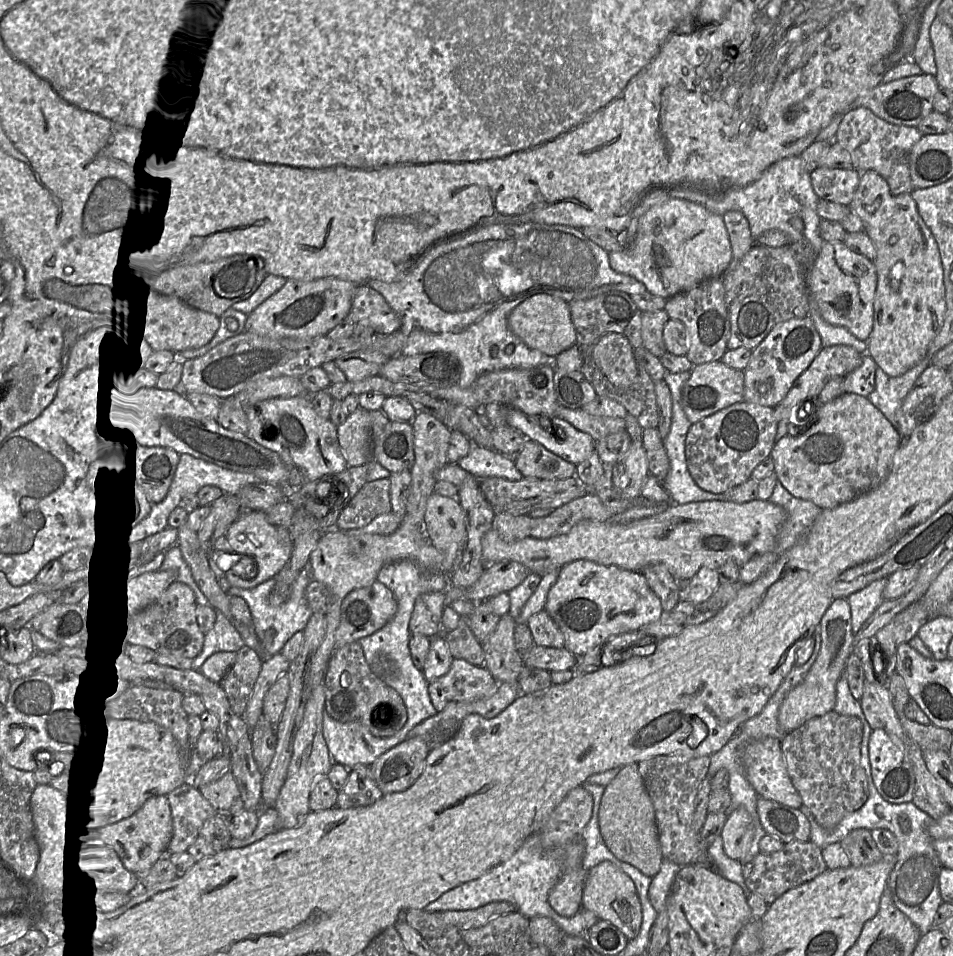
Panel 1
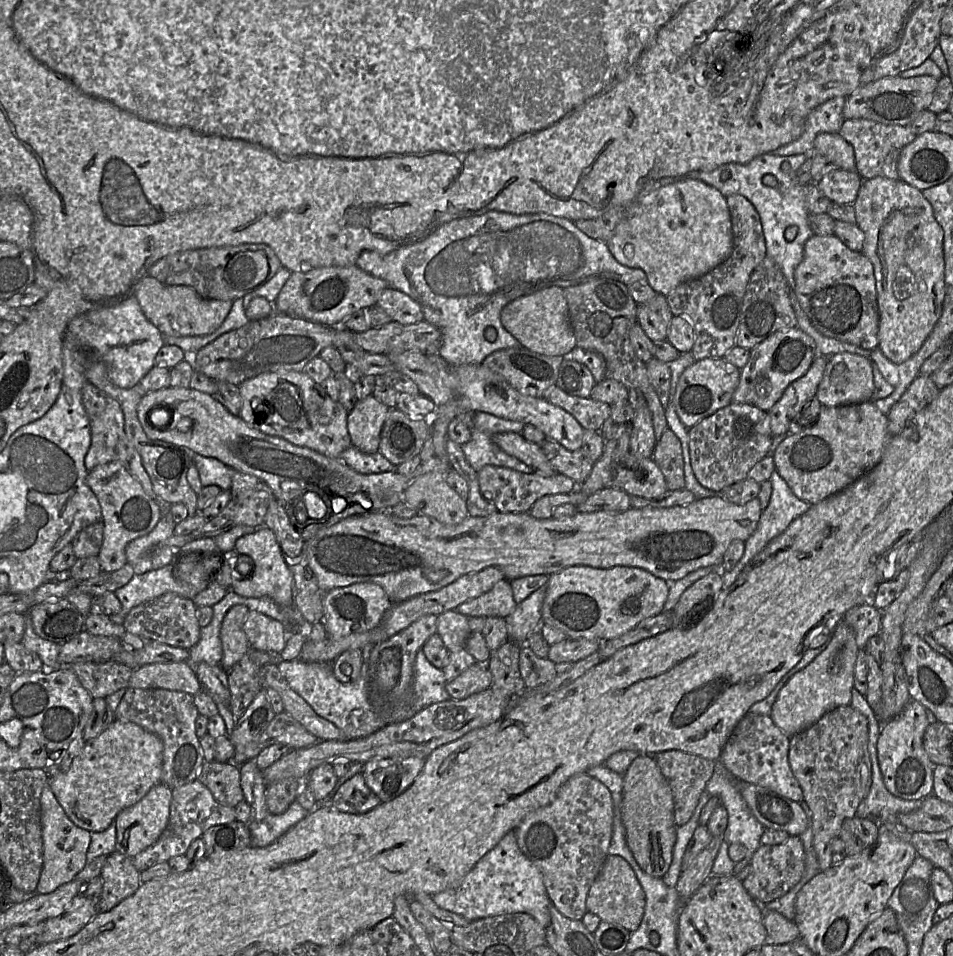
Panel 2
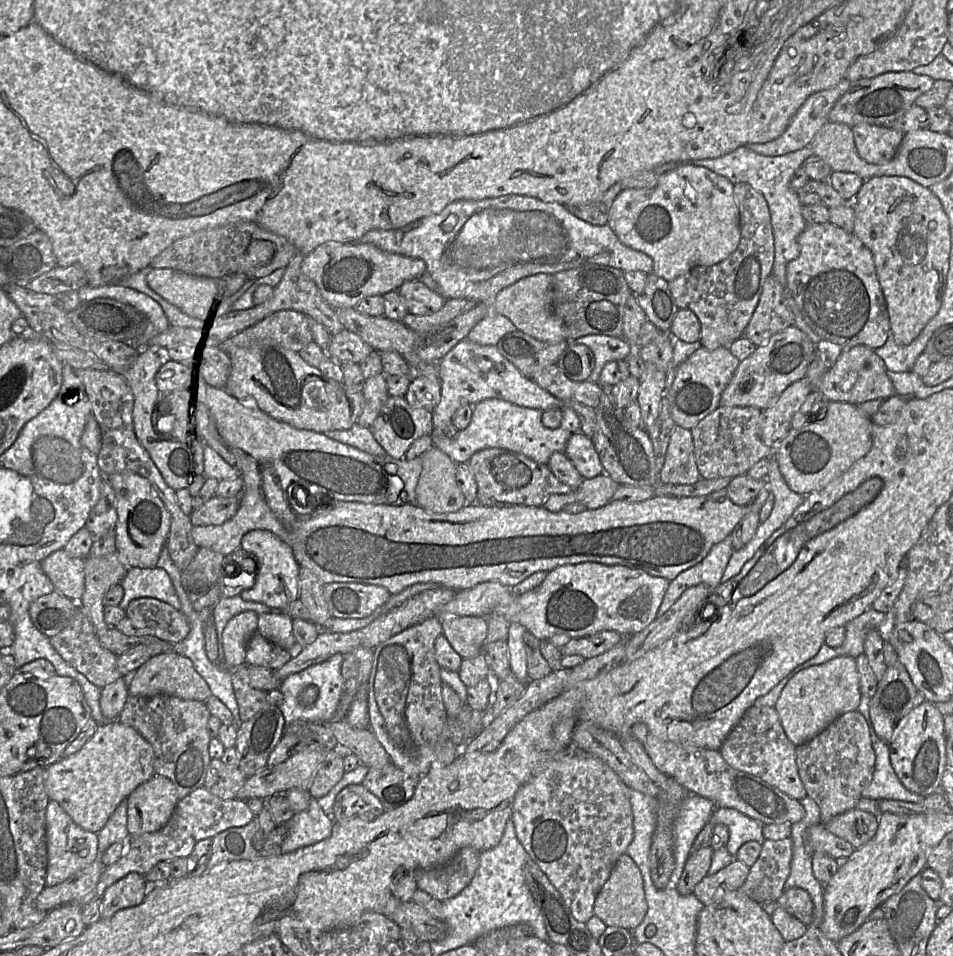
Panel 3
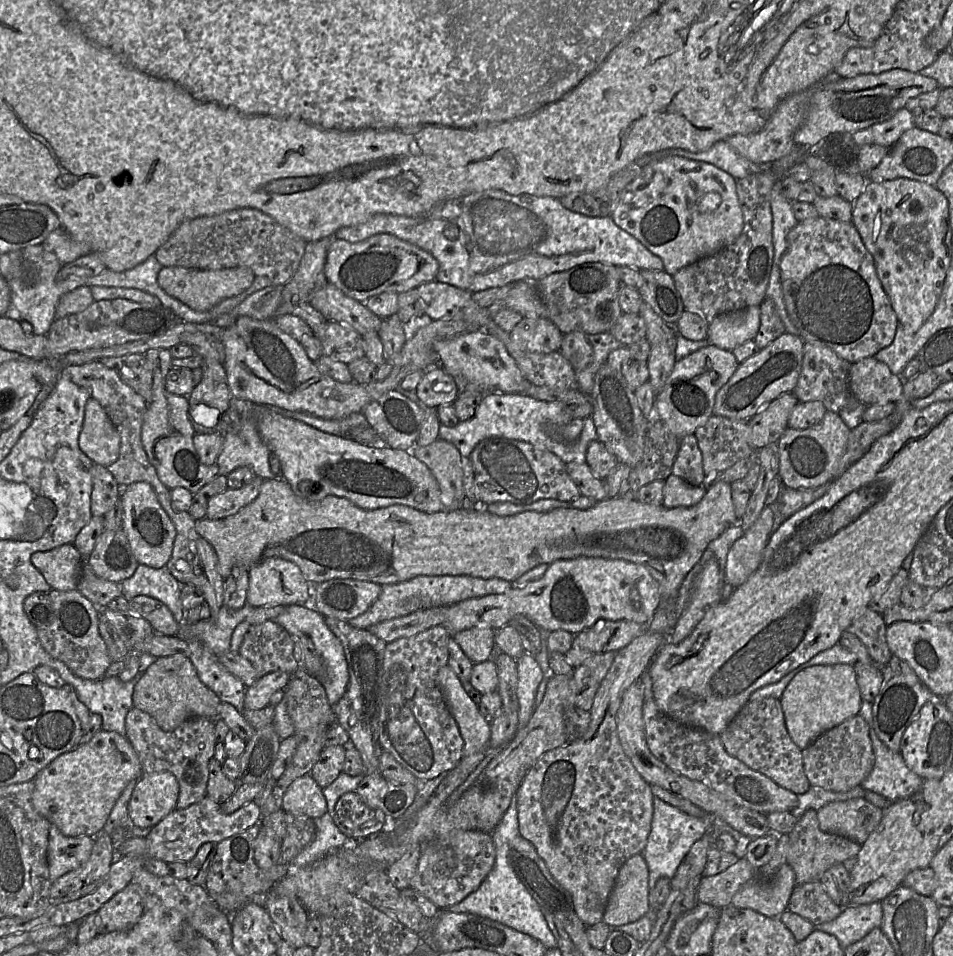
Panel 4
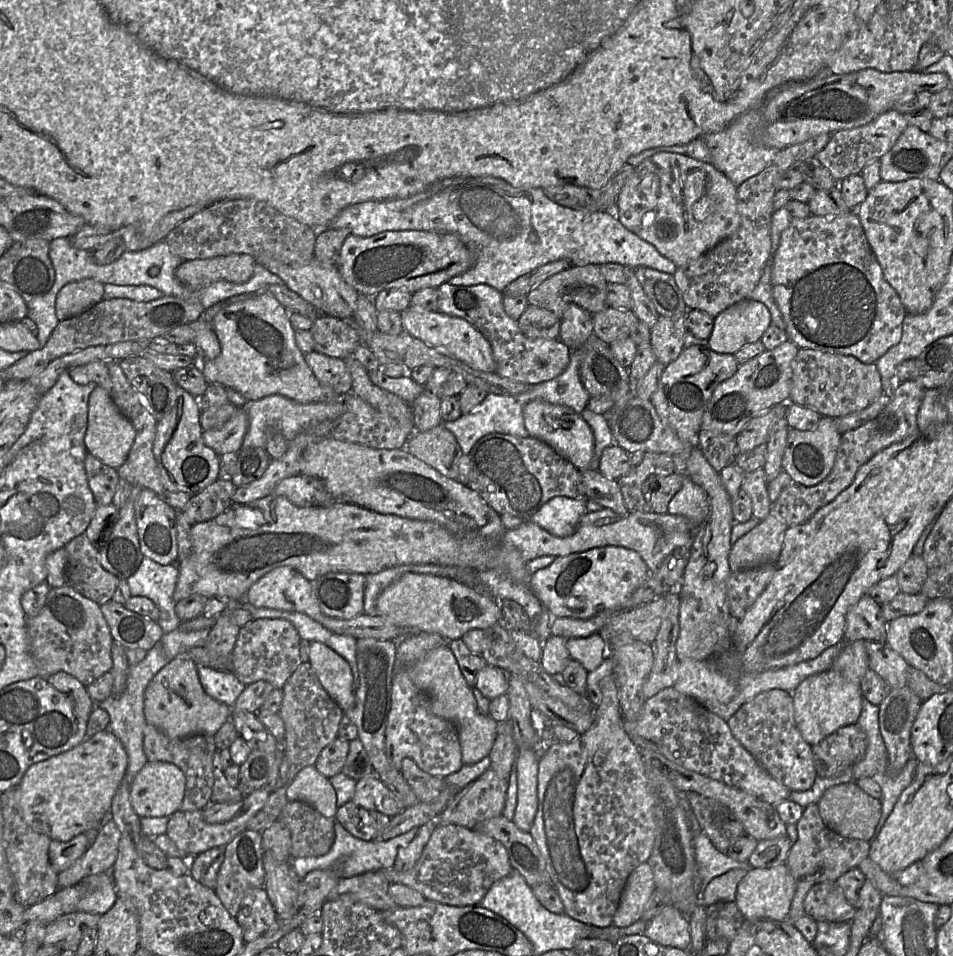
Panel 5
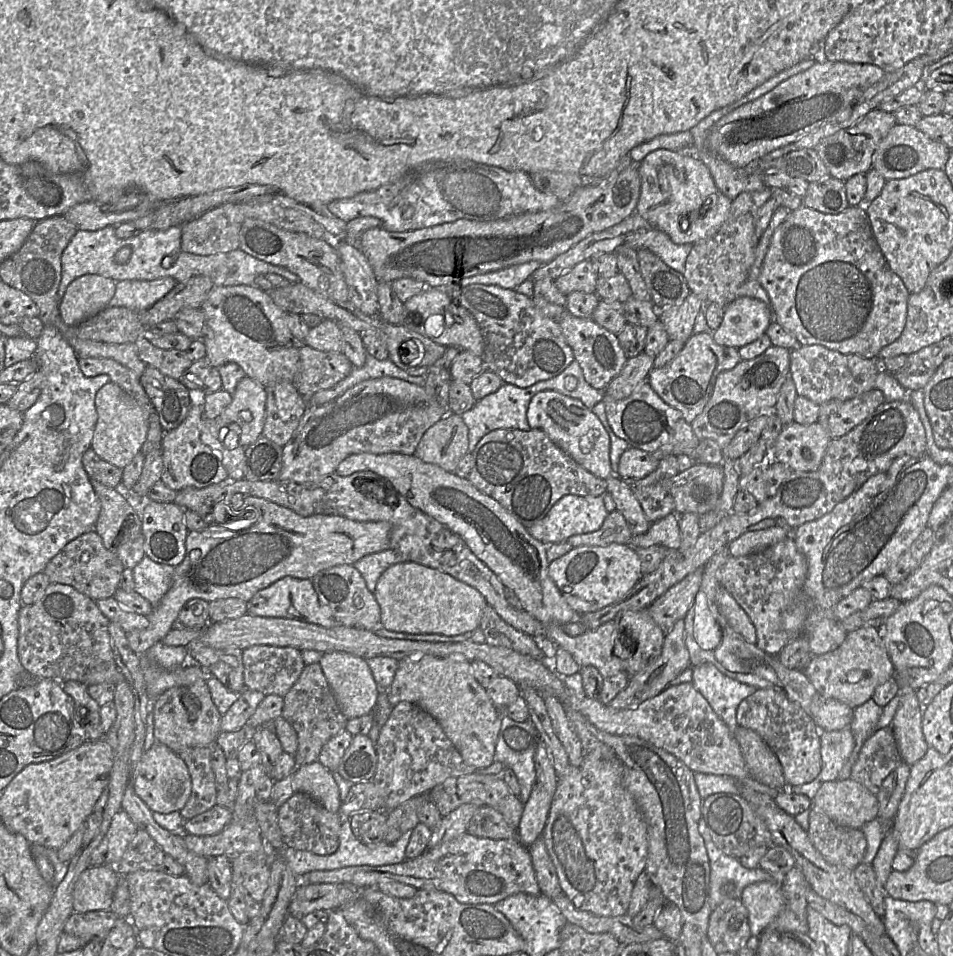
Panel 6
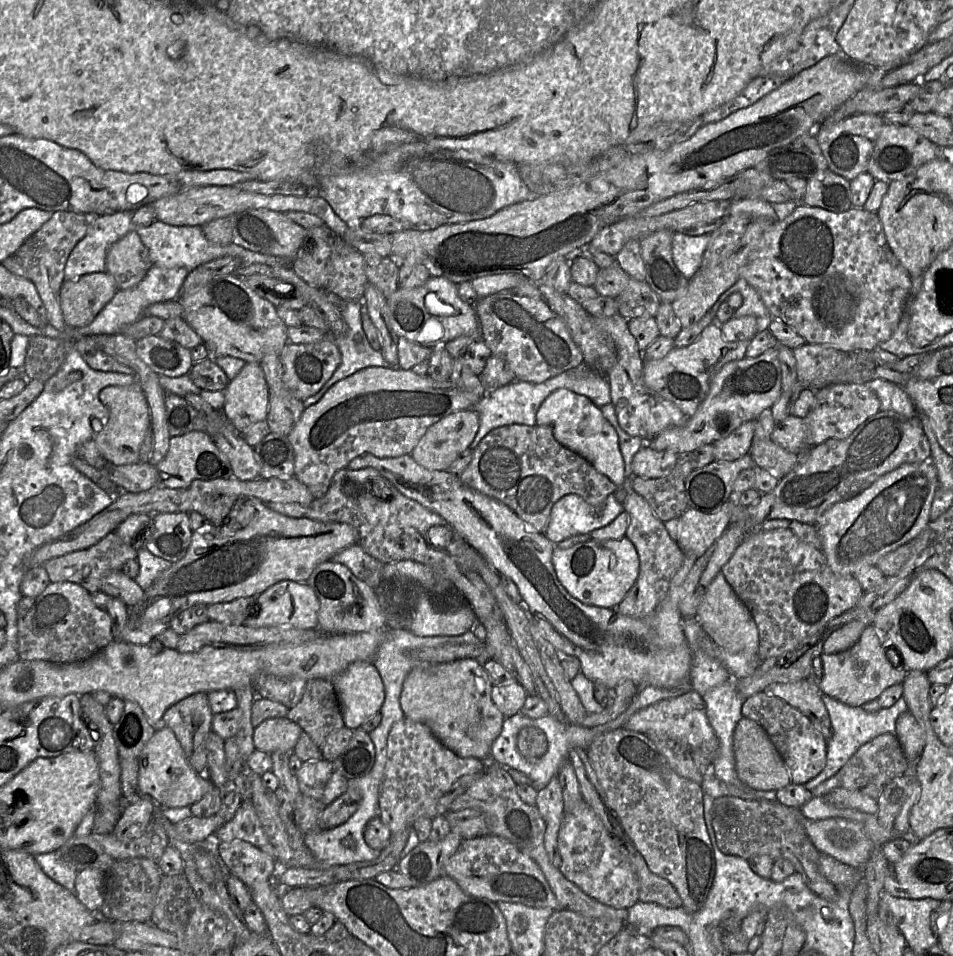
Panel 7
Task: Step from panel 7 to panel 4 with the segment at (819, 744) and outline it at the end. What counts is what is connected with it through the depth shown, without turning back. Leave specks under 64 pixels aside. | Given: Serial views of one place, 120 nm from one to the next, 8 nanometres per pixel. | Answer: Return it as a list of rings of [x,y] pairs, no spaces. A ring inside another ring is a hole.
[[[767,697],[747,702],[720,734],[726,752],[796,795],[810,789],[802,751],[788,734],[780,699]]]

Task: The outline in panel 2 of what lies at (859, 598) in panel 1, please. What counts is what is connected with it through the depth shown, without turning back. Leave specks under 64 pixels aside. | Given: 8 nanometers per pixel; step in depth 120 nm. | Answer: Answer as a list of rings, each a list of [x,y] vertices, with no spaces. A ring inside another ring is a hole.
[[[858,605],[848,610],[842,620],[853,630],[859,650],[864,650],[868,640],[881,631],[882,611],[873,605]]]

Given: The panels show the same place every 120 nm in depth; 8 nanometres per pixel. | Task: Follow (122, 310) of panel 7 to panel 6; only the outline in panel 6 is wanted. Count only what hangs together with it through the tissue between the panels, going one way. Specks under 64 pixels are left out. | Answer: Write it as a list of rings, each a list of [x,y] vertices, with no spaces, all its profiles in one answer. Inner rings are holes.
[[[172,277],[117,281],[115,294],[107,307],[127,307],[140,312],[161,300],[176,284],[176,280]]]

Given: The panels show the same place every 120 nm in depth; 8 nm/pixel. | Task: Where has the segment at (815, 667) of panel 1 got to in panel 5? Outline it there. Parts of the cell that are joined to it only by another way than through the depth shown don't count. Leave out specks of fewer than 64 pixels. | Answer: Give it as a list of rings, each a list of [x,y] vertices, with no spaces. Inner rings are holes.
[[[832,669],[804,678],[792,692],[792,698],[796,726],[811,746],[843,726],[856,724],[863,700],[859,683],[848,681]]]

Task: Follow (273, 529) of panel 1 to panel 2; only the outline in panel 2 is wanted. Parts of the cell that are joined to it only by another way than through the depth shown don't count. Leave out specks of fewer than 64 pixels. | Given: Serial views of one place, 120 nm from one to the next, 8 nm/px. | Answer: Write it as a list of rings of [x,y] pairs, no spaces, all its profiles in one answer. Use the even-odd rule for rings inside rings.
[[[264,525],[256,528],[253,532],[237,540],[235,551],[239,554],[249,556],[252,560],[252,565],[250,566],[250,563],[247,561],[245,568],[243,567],[244,563],[241,563],[241,568],[245,577],[241,577],[237,570],[233,570],[232,591],[247,598],[271,598],[281,607],[288,618],[288,635],[295,631],[303,631],[303,627],[307,622],[295,605],[296,589],[293,573],[286,561],[274,531]],[[252,568],[254,568],[254,572],[250,573]],[[248,573],[251,574],[250,577],[247,577],[249,575]]]

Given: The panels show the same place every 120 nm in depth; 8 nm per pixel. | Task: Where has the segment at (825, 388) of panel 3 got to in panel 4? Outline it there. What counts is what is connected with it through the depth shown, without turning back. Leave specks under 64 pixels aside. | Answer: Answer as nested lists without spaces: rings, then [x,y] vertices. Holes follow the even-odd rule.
[[[875,357],[851,363],[849,387],[863,405],[896,403],[902,397],[904,380]]]

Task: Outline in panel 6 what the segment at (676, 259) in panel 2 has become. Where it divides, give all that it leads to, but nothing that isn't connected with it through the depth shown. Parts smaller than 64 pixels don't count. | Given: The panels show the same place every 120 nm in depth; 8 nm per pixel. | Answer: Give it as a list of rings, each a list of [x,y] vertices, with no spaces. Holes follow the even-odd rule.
[[[659,149],[648,154],[637,166],[641,180],[639,201],[635,213],[654,229],[666,233],[675,244],[695,244],[714,235],[729,216],[732,201],[715,185],[708,167],[695,155]]]

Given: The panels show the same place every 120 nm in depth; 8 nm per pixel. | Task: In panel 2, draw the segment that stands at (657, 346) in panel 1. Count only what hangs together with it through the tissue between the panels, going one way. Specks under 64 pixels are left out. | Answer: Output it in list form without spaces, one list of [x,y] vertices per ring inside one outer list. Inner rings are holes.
[[[662,294],[637,306],[637,322],[654,343],[667,340],[672,317],[667,298]]]

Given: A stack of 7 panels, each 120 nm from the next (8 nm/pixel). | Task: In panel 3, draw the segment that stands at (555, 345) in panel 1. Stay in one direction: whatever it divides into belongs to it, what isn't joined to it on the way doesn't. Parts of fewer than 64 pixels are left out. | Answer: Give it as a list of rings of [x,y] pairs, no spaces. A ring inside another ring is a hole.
[[[537,274],[523,278],[503,289],[495,299],[493,309],[508,318],[516,329],[547,343],[566,340],[566,330],[561,319],[554,313],[550,297],[551,275]]]

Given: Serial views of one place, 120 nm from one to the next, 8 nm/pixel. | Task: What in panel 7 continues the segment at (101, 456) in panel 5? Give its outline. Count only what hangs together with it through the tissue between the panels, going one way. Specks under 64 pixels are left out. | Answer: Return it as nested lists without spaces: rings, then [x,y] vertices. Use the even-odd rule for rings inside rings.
[[[137,382],[128,386],[107,386],[99,392],[99,399],[109,411],[107,421],[93,438],[101,455],[115,465],[138,463],[140,447],[150,427],[149,407],[141,387]]]

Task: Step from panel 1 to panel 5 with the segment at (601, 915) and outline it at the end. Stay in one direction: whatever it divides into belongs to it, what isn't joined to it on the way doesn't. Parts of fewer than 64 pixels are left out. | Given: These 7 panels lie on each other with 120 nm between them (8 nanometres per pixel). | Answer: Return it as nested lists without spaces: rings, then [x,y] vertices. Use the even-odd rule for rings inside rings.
[[[644,862],[636,867],[625,883],[612,925],[623,928],[641,920],[655,888],[649,863]]]

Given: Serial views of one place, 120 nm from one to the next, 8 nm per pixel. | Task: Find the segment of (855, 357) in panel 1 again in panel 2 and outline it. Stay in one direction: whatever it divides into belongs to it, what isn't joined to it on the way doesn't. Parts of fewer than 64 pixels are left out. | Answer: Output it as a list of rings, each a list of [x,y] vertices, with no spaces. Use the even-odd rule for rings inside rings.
[[[817,355],[808,371],[792,382],[784,391],[782,397],[769,410],[770,427],[773,436],[787,435],[791,421],[796,419],[807,402],[816,397],[828,358]]]

